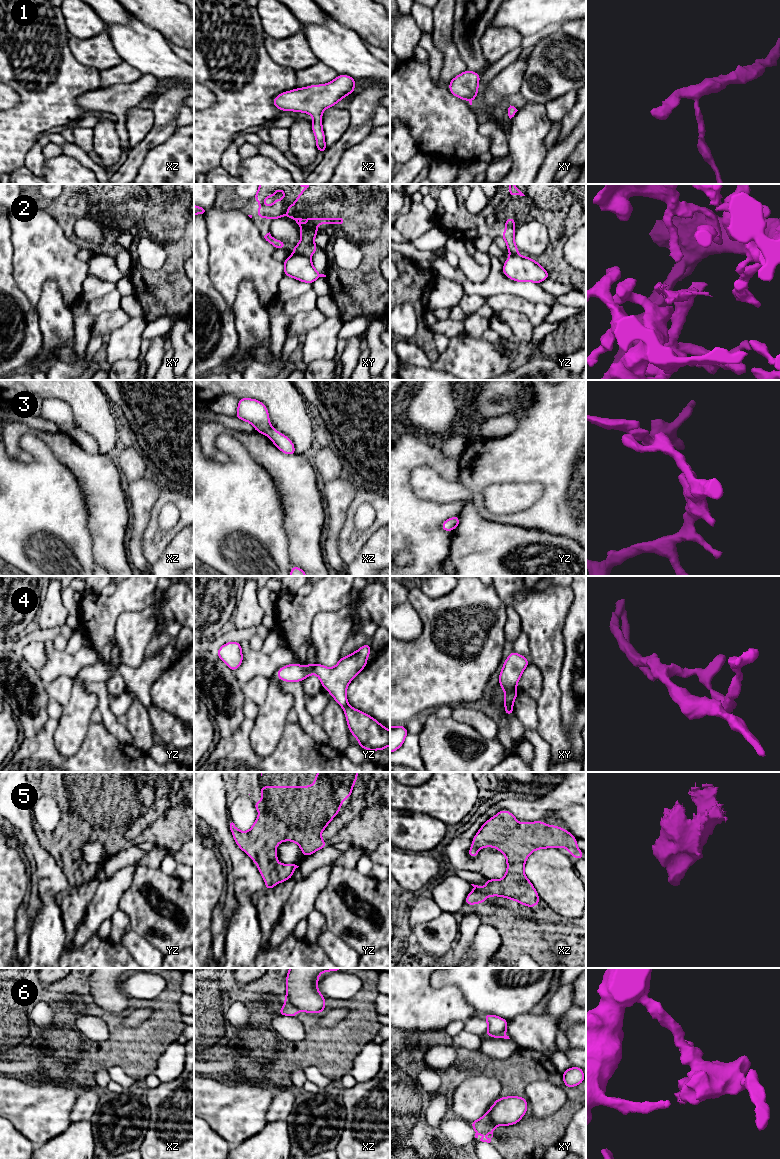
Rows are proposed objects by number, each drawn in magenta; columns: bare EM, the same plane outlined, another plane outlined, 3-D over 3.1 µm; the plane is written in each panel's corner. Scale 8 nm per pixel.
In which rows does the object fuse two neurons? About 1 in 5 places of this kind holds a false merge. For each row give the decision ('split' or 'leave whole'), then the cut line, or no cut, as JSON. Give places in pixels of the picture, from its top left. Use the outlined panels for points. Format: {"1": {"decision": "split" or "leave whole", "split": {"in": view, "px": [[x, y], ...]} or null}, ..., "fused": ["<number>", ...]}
{"1": {"decision": "leave whole", "split": null}, "2": {"decision": "split", "split": {"in": "xy", "px": [[295, 252], [308, 257]]}}, "3": {"decision": "leave whole", "split": null}, "4": {"decision": "split", "split": {"in": "xy", "px": [[505, 706], [511, 707]]}}, "5": {"decision": "leave whole", "split": null}, "6": {"decision": "split", "split": {"in": "xy", "px": [[488, 1111], [494, 1125]]}}, "fused": ["2", "4", "6"]}

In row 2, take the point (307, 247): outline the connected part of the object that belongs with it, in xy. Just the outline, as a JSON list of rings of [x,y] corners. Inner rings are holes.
[[[260,184],[256,195],[253,197],[260,204],[259,210],[257,213],[258,218],[270,218],[273,221],[273,220],[276,220],[276,219],[282,217],[282,216],[287,216],[287,217],[296,221],[296,223],[300,227],[301,241],[299,244],[297,244],[293,247],[293,250],[295,251],[295,253],[298,253],[300,255],[305,255],[307,257],[311,256],[314,252],[316,252],[318,250],[318,247],[314,243],[314,237],[319,233],[318,230],[316,229],[316,226],[318,224],[342,224],[343,223],[342,218],[307,218],[307,219],[302,219],[302,218],[294,218],[293,216],[288,215],[289,210],[287,209],[287,207],[290,206],[291,208],[293,208],[296,201],[301,196],[301,194],[308,187],[309,187],[309,185],[299,185],[299,184]],[[278,189],[282,189],[284,191],[284,194],[286,197],[283,200],[277,199],[270,206],[265,206],[263,204],[263,201],[269,196],[274,196]]]

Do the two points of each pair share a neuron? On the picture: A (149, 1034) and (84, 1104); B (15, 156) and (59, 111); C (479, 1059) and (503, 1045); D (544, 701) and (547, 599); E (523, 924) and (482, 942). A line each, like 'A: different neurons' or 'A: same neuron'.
A: different neurons
B: same neuron
C: different neurons
D: same neuron
E: different neurons

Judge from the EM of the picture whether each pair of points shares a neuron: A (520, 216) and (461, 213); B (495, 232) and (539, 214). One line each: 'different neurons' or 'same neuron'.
A: same neuron
B: same neuron

